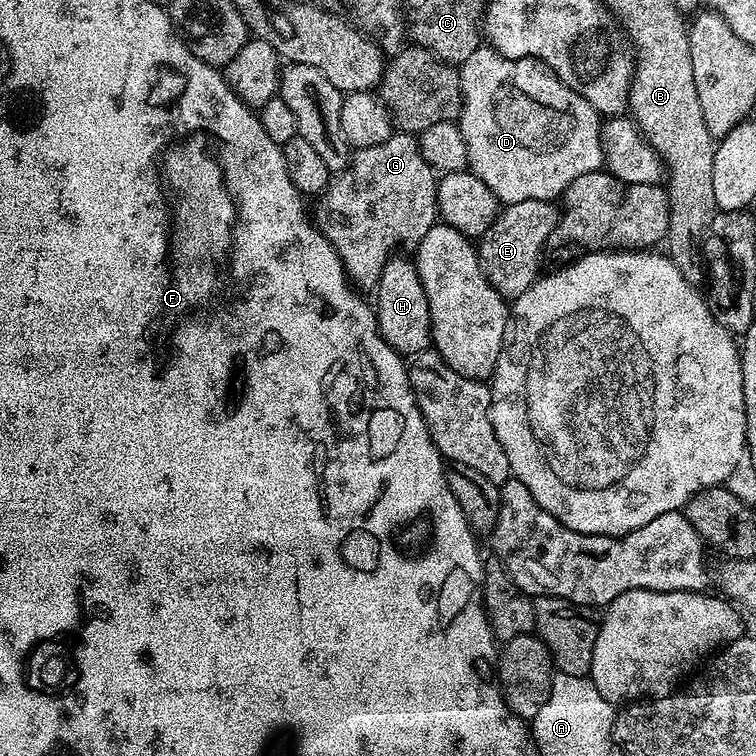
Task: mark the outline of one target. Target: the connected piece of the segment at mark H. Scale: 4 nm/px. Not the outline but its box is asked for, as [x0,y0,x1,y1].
[374,254,432,358]

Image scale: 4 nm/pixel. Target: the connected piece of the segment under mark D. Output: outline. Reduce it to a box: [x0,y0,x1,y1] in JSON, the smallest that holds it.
[458,46,604,205]

